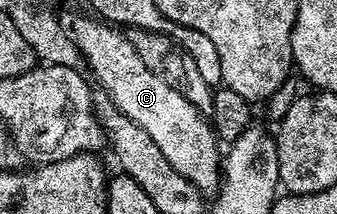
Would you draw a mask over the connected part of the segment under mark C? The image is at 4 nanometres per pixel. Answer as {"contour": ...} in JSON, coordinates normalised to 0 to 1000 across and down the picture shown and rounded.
{"contour":[[[261,75],[226,79],[202,131],[252,294],[261,290],[291,374],[291,402],[338,472],[356,523],[442,626],[466,668],[469,701],[490,724],[493,757],[504,757],[528,813],[540,813],[596,902],[632,902],[650,874],[659,720],[626,575],[552,472],[525,411],[487,383],[433,308],[371,154],[288,79]]]}

